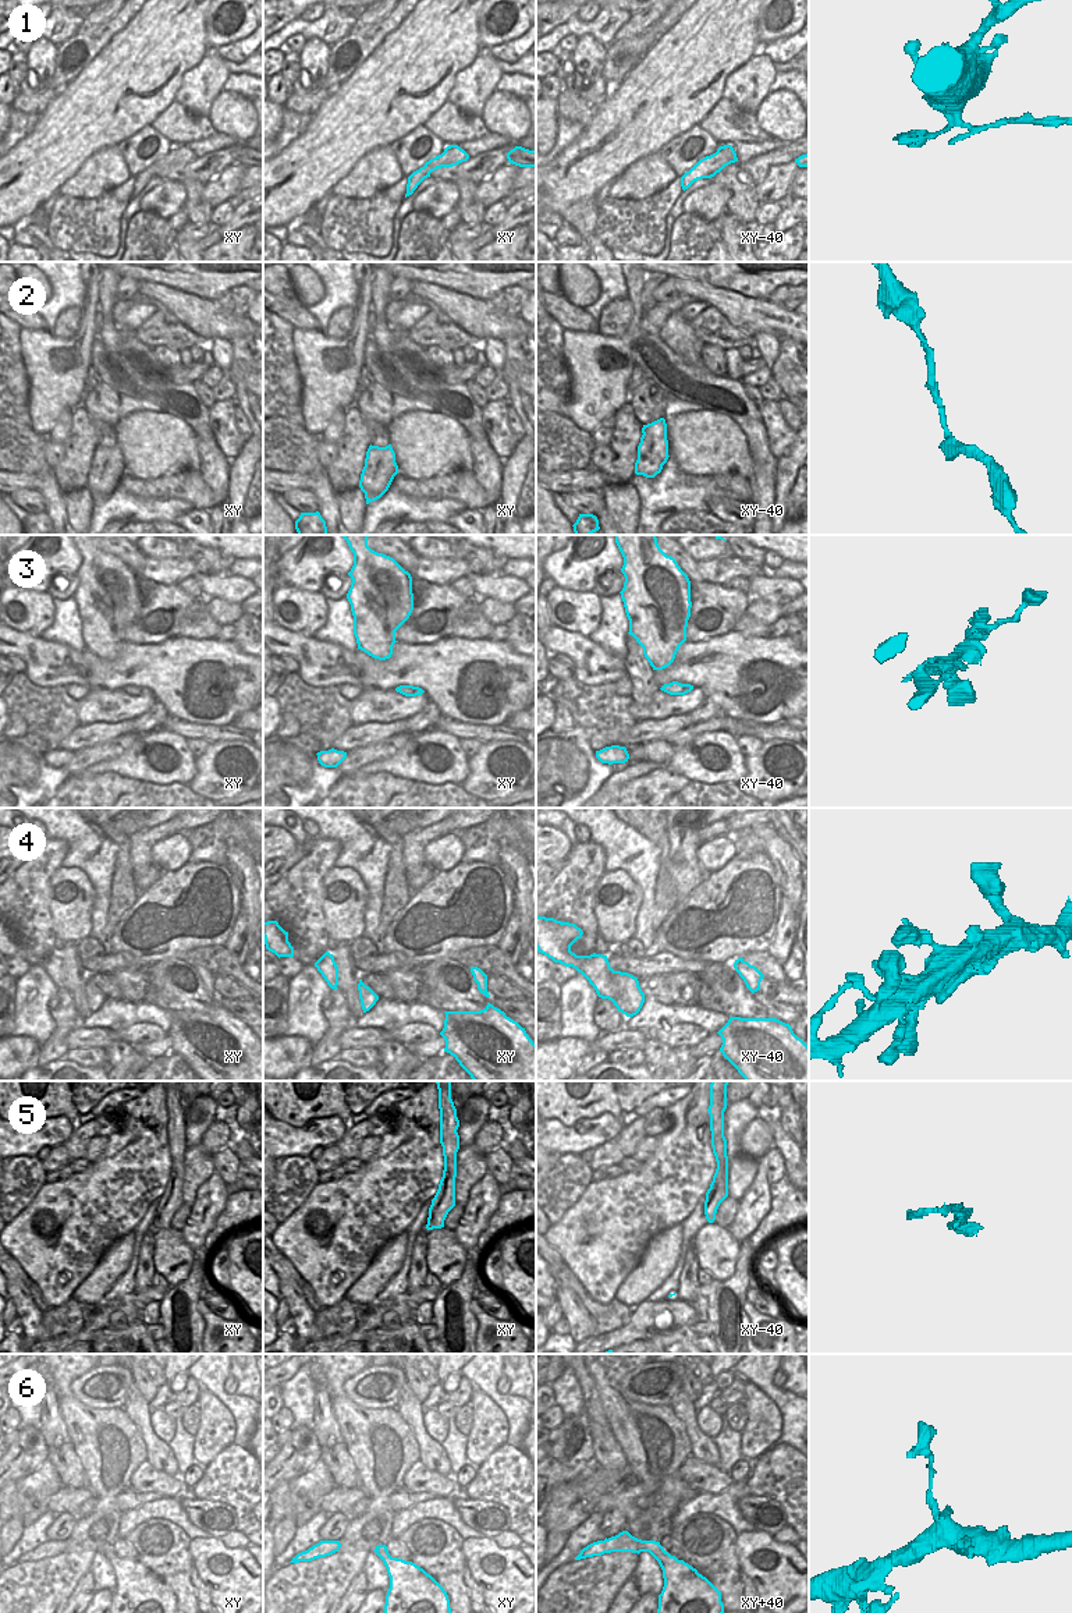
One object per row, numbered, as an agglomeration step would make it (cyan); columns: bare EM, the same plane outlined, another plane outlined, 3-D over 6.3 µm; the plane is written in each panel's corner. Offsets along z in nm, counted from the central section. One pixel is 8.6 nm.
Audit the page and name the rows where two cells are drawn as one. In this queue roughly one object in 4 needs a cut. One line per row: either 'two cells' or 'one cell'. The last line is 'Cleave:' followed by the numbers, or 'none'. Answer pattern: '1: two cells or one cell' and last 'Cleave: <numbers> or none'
1: two cells
2: one cell
3: one cell
4: one cell
5: two cells
6: one cell
Cleave: 1, 5

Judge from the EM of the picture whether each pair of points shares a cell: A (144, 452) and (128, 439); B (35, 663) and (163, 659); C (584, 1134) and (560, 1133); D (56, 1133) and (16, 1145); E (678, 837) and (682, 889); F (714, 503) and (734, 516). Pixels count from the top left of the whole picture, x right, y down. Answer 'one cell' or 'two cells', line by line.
A: one cell
B: one cell
C: one cell
D: one cell
E: one cell
F: one cell

